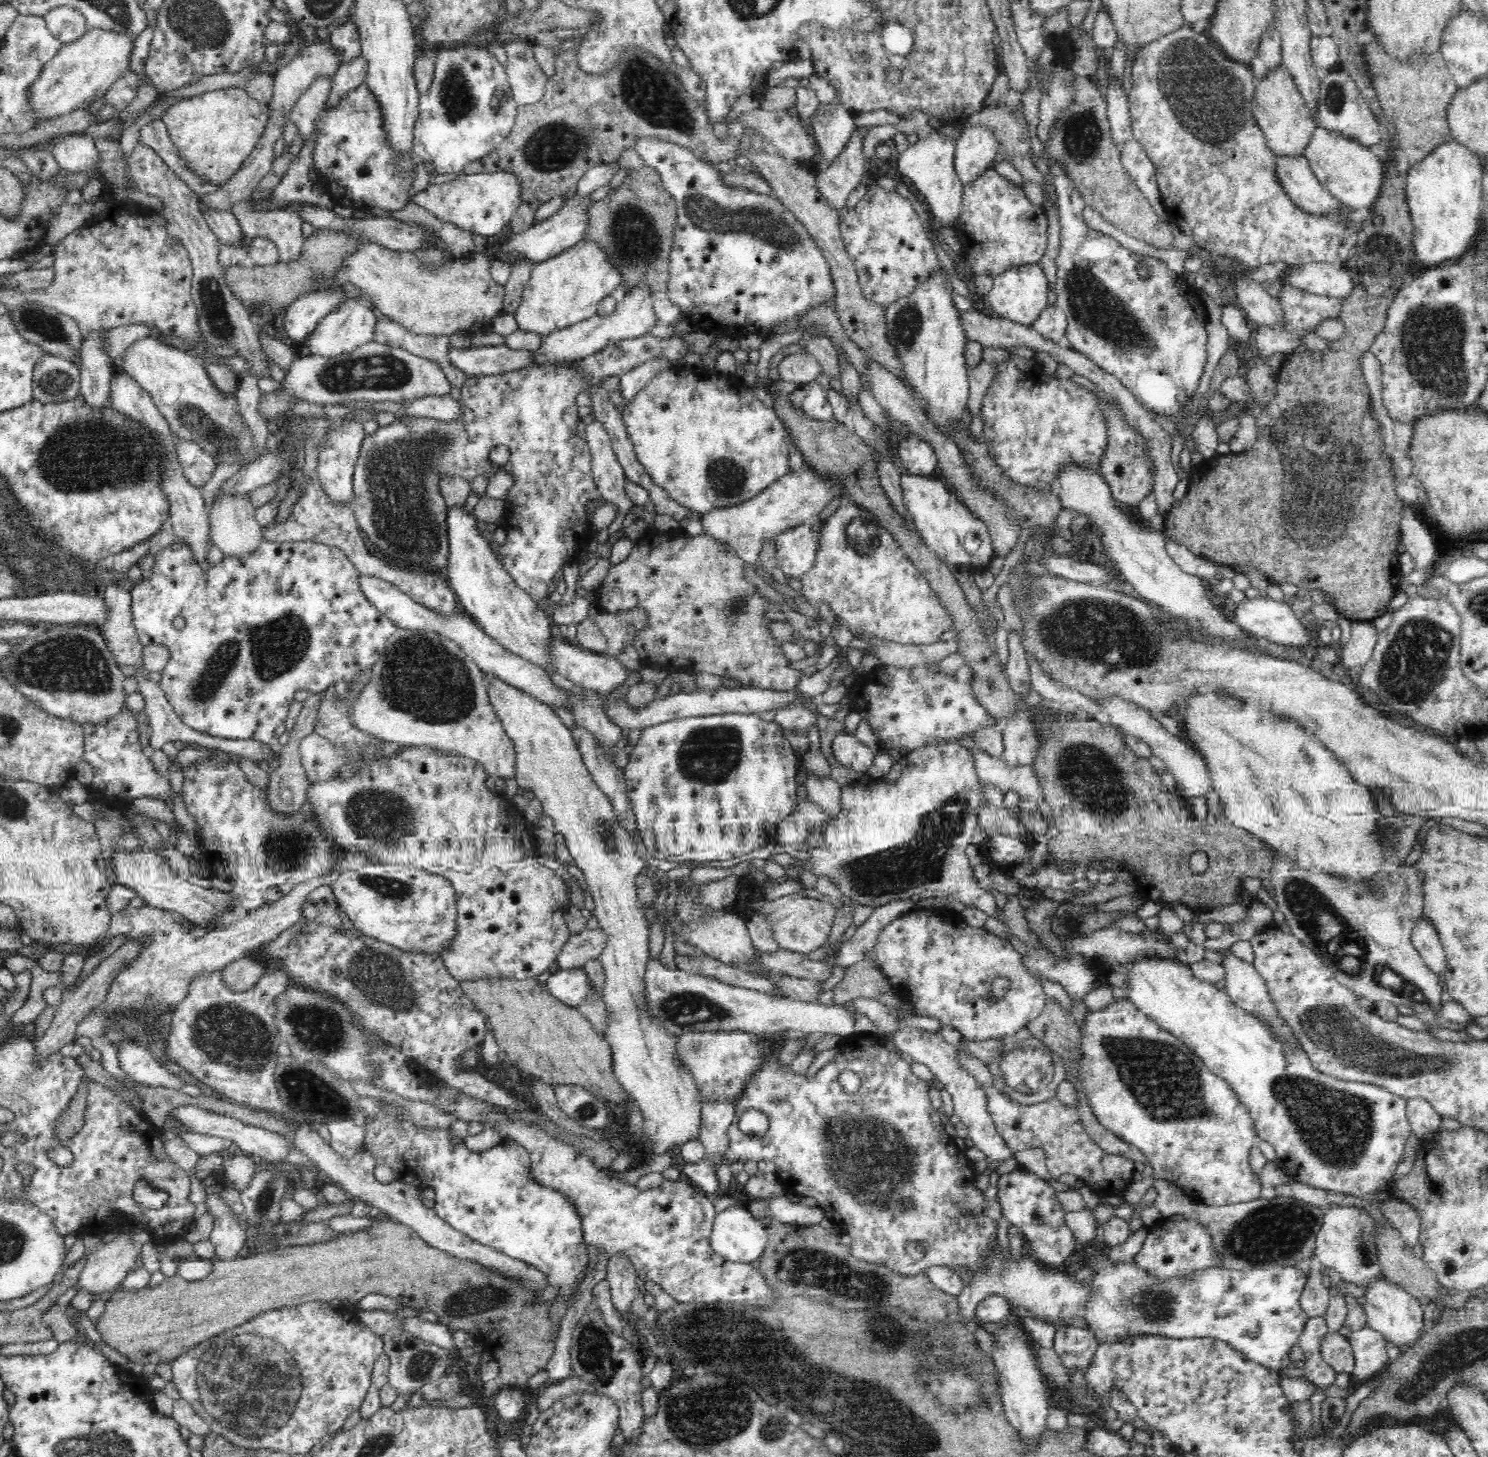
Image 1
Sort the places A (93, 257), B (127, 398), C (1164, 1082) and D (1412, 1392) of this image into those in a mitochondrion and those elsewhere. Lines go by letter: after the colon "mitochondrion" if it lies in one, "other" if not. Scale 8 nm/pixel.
A: other
B: other
C: mitochondrion
D: mitochondrion

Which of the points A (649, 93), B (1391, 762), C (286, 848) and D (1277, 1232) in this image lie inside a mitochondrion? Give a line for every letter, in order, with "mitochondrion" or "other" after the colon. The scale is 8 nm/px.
A: mitochondrion
B: other
C: mitochondrion
D: mitochondrion

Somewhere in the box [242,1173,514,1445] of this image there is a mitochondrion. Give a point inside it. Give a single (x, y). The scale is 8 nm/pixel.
(484, 1297)

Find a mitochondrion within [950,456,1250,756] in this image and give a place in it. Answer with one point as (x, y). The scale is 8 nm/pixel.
(1063, 633)

